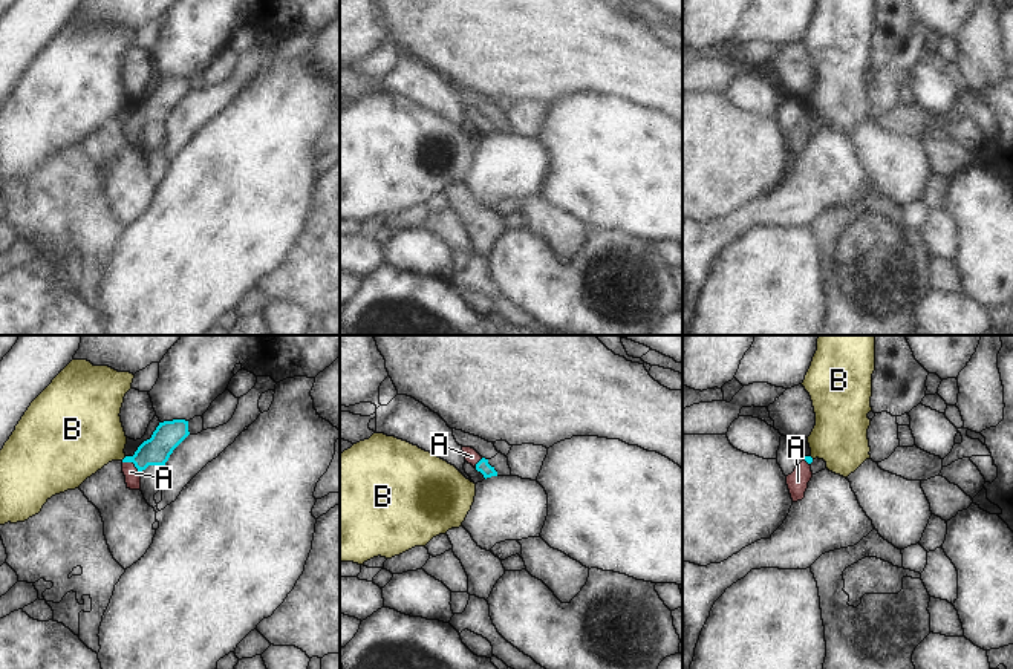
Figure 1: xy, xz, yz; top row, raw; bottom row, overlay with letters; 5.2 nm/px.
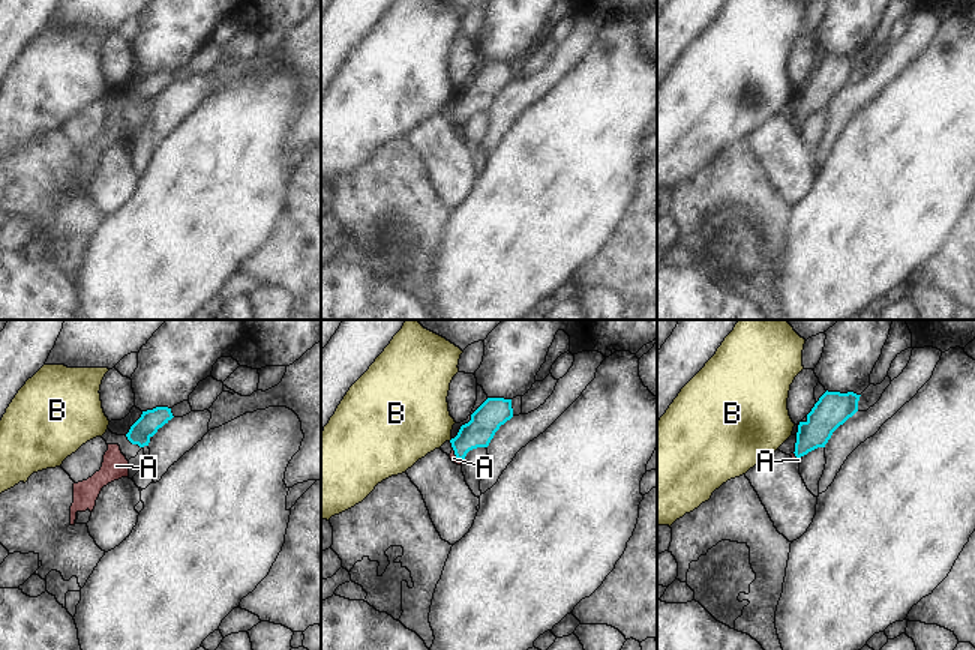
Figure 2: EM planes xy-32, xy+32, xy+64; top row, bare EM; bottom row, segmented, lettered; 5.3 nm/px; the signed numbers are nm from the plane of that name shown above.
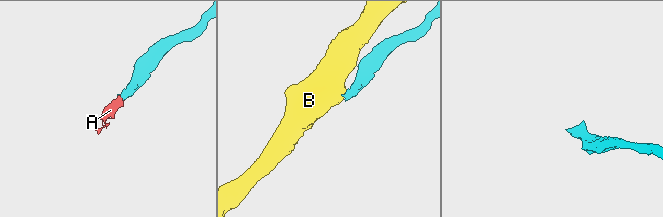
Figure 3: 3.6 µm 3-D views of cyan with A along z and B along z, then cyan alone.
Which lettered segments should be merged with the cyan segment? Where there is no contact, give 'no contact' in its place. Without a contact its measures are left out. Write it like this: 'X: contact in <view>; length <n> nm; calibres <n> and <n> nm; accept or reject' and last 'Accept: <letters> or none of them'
A: contact in xy; length 130 nm; calibres 150 and 80 nm; accept
B: contact in xy; length 40 nm; calibres 150 and 400 nm; reject
Accept: A

